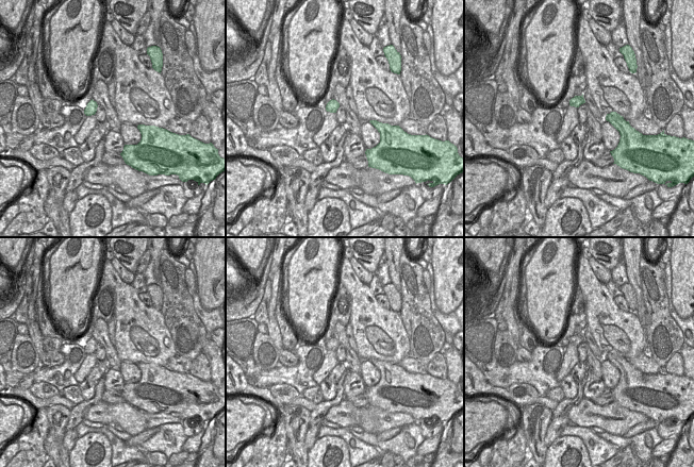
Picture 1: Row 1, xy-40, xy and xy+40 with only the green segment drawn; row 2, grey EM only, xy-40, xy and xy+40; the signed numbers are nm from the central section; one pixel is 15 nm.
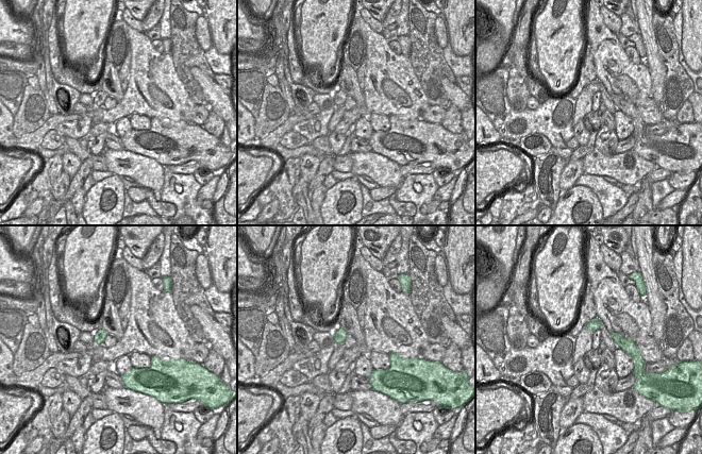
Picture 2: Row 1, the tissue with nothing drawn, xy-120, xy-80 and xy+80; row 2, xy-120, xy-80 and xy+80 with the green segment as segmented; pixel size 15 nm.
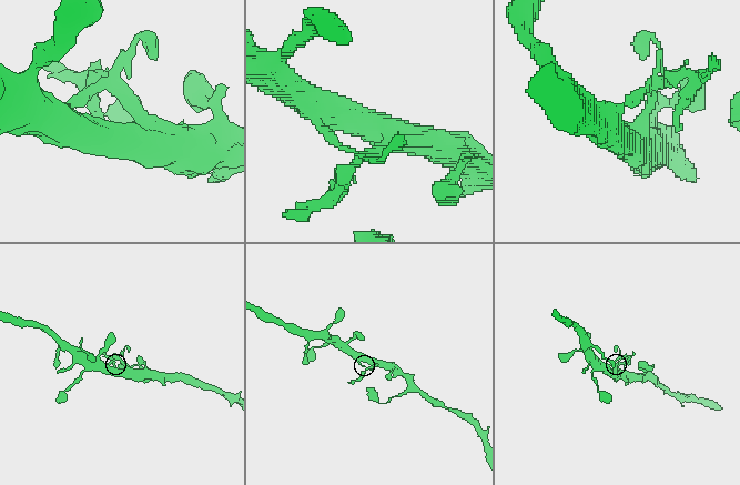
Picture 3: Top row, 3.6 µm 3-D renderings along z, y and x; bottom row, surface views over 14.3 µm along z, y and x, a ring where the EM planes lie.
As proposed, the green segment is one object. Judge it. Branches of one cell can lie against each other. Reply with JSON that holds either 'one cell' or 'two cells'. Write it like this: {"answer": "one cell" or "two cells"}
{"answer": "two cells"}

